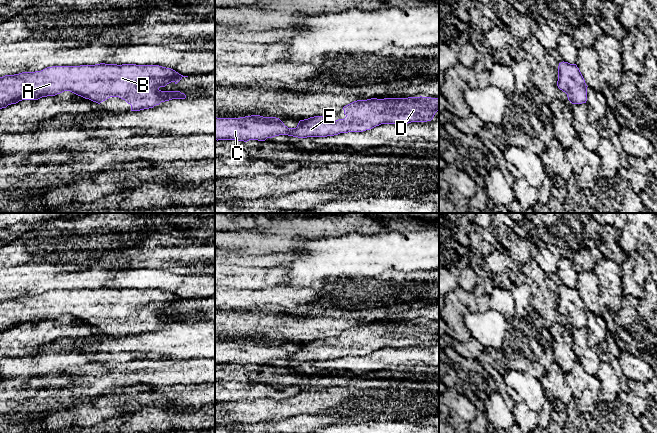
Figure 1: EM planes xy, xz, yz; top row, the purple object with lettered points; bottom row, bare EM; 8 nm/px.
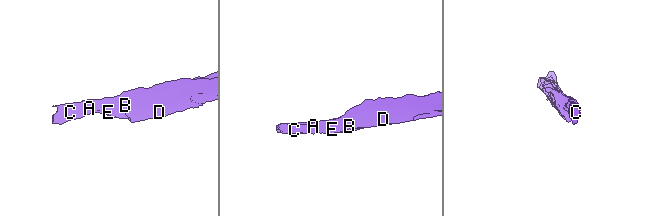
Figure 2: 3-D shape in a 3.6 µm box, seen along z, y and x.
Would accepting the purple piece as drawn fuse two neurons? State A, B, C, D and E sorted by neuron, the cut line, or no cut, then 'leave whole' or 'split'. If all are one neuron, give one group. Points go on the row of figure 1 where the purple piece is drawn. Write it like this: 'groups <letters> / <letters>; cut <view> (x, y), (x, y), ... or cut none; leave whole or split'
groups A B C D E; cut none; leave whole

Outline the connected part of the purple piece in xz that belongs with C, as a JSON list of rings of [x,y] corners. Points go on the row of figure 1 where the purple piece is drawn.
[[[408,97],[408,98],[371,98],[357,100],[343,107],[344,119],[336,121],[327,115],[314,116],[300,120],[296,128],[288,128],[276,117],[263,117],[251,115],[240,118],[217,118],[215,117],[215,140],[244,141],[258,140],[265,141],[279,135],[288,135],[298,138],[327,137],[340,133],[363,132],[381,124],[408,124],[411,122],[431,121],[439,110],[439,98],[431,97]]]

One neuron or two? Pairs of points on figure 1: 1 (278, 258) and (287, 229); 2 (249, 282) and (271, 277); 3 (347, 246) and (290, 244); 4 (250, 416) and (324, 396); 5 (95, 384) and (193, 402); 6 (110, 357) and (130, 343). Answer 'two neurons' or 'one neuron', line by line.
1: two neurons
2: one neuron
3: two neurons
4: one neuron
5: two neurons
6: two neurons

